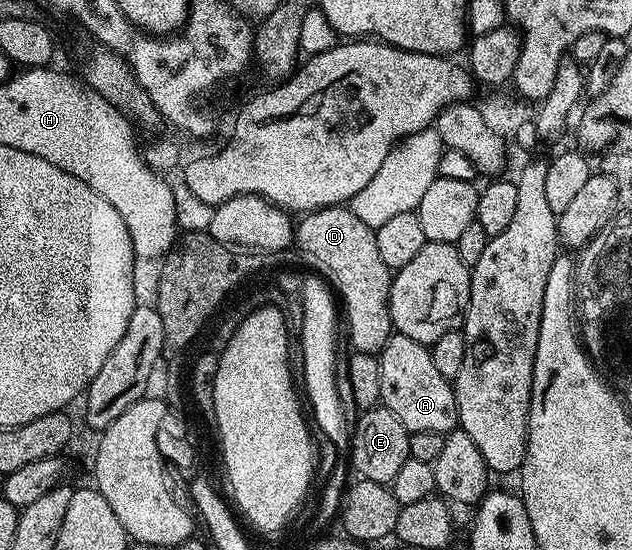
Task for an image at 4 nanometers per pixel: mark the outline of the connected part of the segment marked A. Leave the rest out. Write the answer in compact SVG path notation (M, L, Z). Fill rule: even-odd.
M393 333L377 356L381 365L381 403L407 426L408 432L432 431L446 435L459 427L459 410L452 380L441 377L424 344Z

